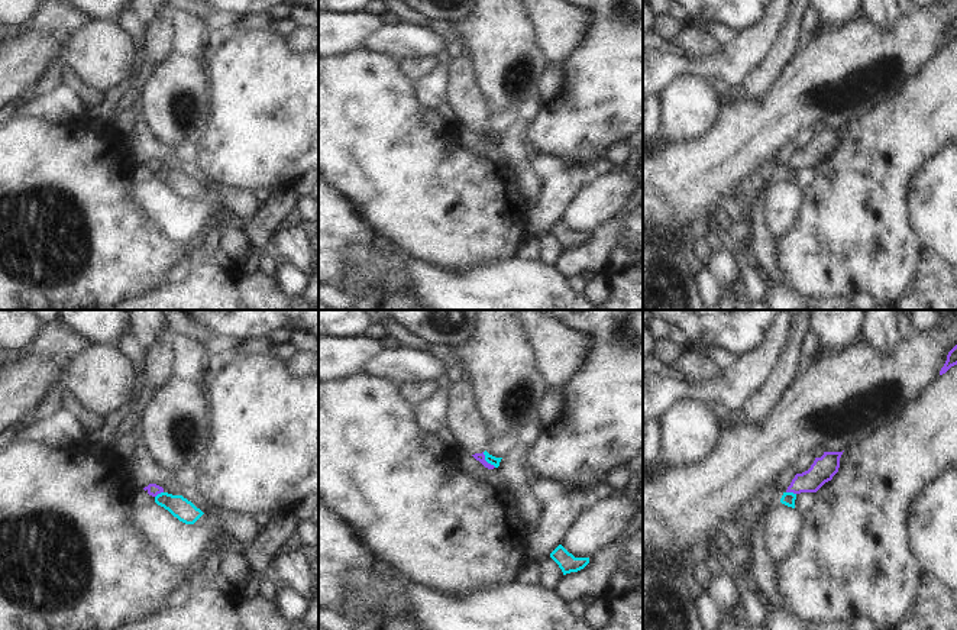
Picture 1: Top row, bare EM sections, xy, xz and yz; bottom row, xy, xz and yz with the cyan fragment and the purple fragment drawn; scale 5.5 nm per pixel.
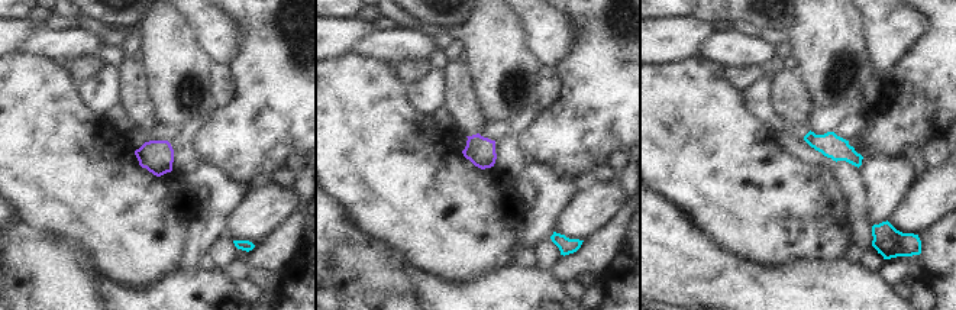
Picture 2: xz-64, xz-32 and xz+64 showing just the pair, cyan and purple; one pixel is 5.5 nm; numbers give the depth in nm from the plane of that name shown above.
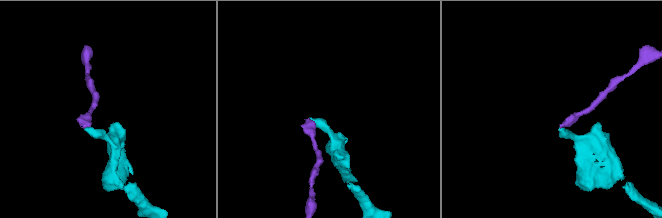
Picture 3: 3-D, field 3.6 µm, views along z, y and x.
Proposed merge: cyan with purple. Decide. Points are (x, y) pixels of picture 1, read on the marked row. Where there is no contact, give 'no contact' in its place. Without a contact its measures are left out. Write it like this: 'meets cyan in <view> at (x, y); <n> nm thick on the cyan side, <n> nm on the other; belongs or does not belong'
meets cyan in xz at (487, 461); 50 nm thick on the cyan side, 50 nm on the other; does not belong

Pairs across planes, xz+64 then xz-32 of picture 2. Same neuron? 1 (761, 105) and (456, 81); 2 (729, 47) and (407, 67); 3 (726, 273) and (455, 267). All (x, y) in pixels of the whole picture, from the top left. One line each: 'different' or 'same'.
1: different
2: different
3: different

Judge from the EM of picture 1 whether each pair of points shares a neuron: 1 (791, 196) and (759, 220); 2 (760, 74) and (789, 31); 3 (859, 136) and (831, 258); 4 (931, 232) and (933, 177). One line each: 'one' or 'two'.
1: two
2: one
3: one
4: one

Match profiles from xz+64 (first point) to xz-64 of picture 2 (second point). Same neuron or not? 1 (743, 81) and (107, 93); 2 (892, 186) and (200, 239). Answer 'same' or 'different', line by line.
1: different
2: same

